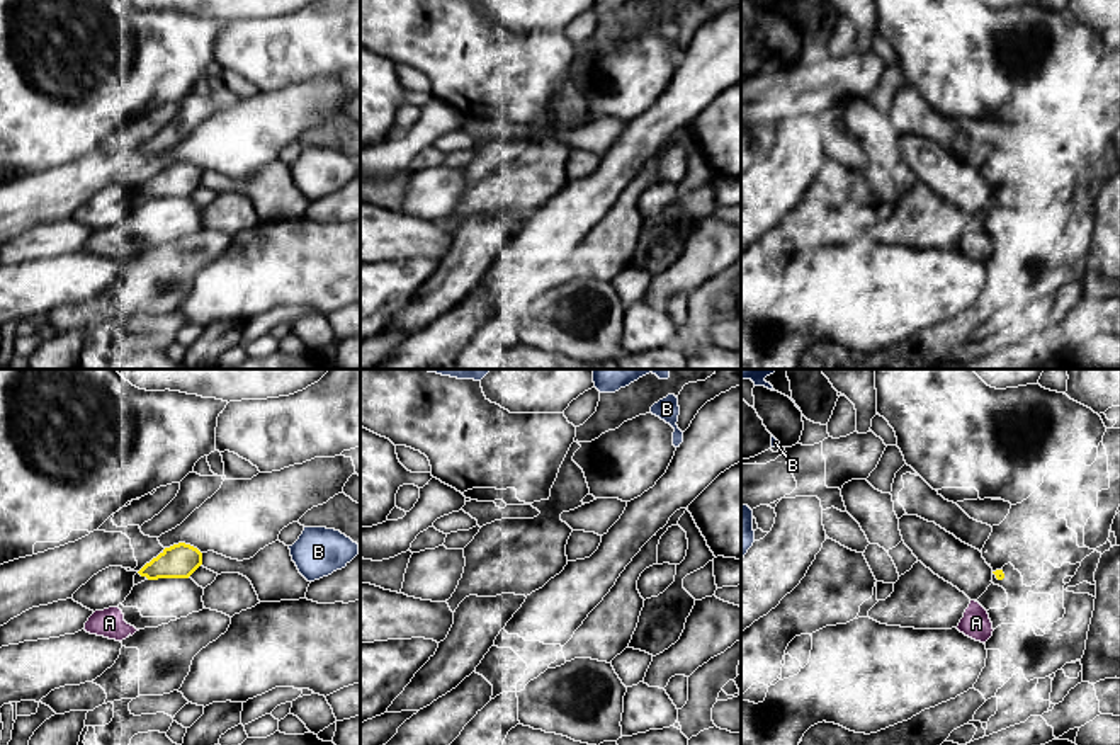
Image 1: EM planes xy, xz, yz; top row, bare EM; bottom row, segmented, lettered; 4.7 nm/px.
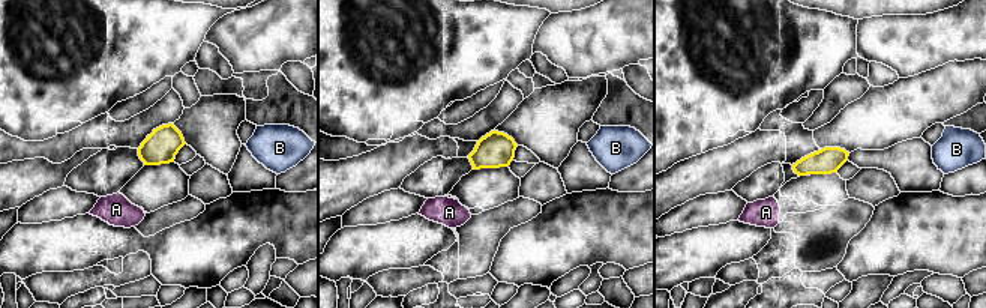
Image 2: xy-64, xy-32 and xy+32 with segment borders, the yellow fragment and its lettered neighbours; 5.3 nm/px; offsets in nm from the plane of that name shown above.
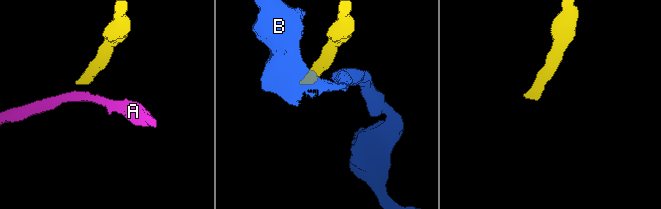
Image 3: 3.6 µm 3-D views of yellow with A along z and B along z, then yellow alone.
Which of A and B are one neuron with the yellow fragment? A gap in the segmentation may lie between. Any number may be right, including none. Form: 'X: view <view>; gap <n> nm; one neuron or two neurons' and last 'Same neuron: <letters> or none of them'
A: view yz; gap 150 nm; two neurons
B: view xy; gap 420 nm; two neurons
Same neuron: none of them

